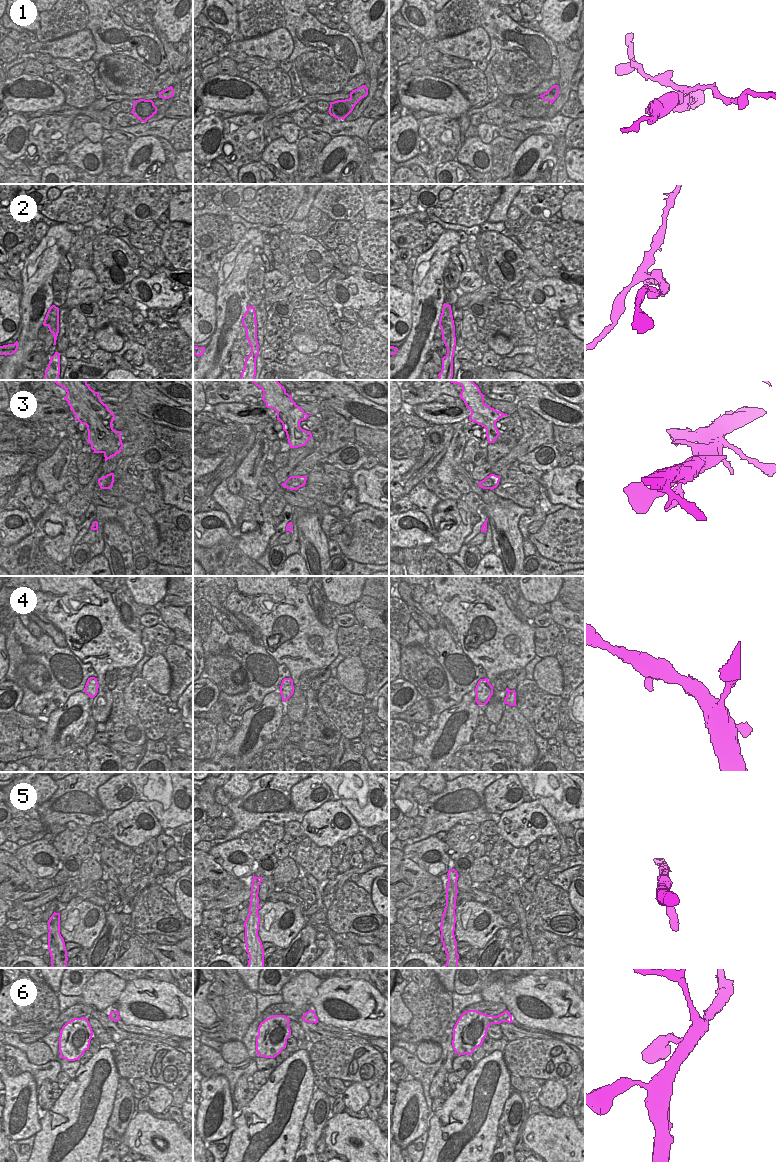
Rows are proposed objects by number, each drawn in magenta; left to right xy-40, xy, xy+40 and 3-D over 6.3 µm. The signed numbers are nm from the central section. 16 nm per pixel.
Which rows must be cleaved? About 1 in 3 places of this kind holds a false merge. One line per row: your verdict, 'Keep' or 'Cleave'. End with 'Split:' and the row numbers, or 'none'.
1: Cleave
2: Cleave
3: Keep
4: Keep
5: Keep
6: Keep
Split: 1, 2

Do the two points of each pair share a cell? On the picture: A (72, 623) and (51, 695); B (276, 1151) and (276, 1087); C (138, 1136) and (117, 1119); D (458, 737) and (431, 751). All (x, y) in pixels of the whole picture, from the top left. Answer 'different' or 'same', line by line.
A: different
B: same
C: different
D: same

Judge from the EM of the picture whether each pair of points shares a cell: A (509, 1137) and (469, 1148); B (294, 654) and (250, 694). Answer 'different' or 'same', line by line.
A: different
B: different

